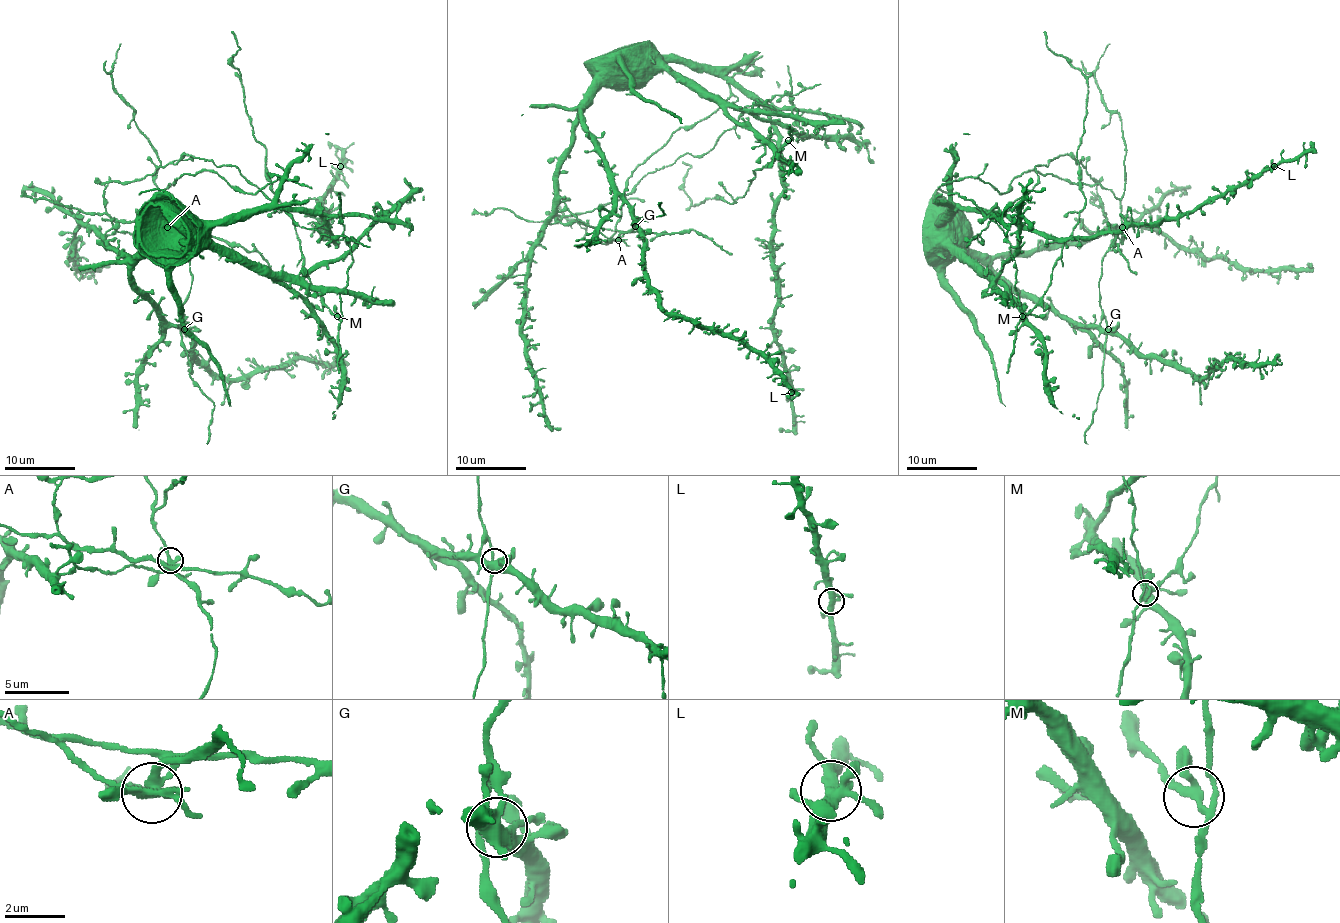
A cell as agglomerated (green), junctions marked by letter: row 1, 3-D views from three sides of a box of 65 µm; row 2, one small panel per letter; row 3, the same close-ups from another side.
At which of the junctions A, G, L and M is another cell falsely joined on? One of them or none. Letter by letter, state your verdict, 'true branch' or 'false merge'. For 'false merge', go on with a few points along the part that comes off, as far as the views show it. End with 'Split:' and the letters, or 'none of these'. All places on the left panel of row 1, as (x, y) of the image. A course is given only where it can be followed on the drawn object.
A: false merge; foreign part runs (167, 228), (156, 233), (113, 219), (104, 187), (191, 155), (236, 167), (300, 226), (369, 247)
G: true branch
L: true branch
M: true branch
Split: A

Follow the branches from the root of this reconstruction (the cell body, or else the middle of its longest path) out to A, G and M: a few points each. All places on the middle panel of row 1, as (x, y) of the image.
A: (644, 84), (603, 85), (594, 94), (575, 128), (575, 142), (557, 174), (557, 210), (571, 211), (618, 240)
G: (644, 84), (603, 85), (582, 110), (582, 124), (589, 131), (605, 163), (605, 172), (626, 204), (635, 226)
M: (644, 84), (665, 62), (696, 64), (724, 75), (763, 101), (791, 110), (802, 133), (793, 133), (788, 140)

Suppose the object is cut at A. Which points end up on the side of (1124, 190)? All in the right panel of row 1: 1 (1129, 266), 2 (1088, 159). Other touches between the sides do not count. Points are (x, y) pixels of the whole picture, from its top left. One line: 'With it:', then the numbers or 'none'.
With it: none

